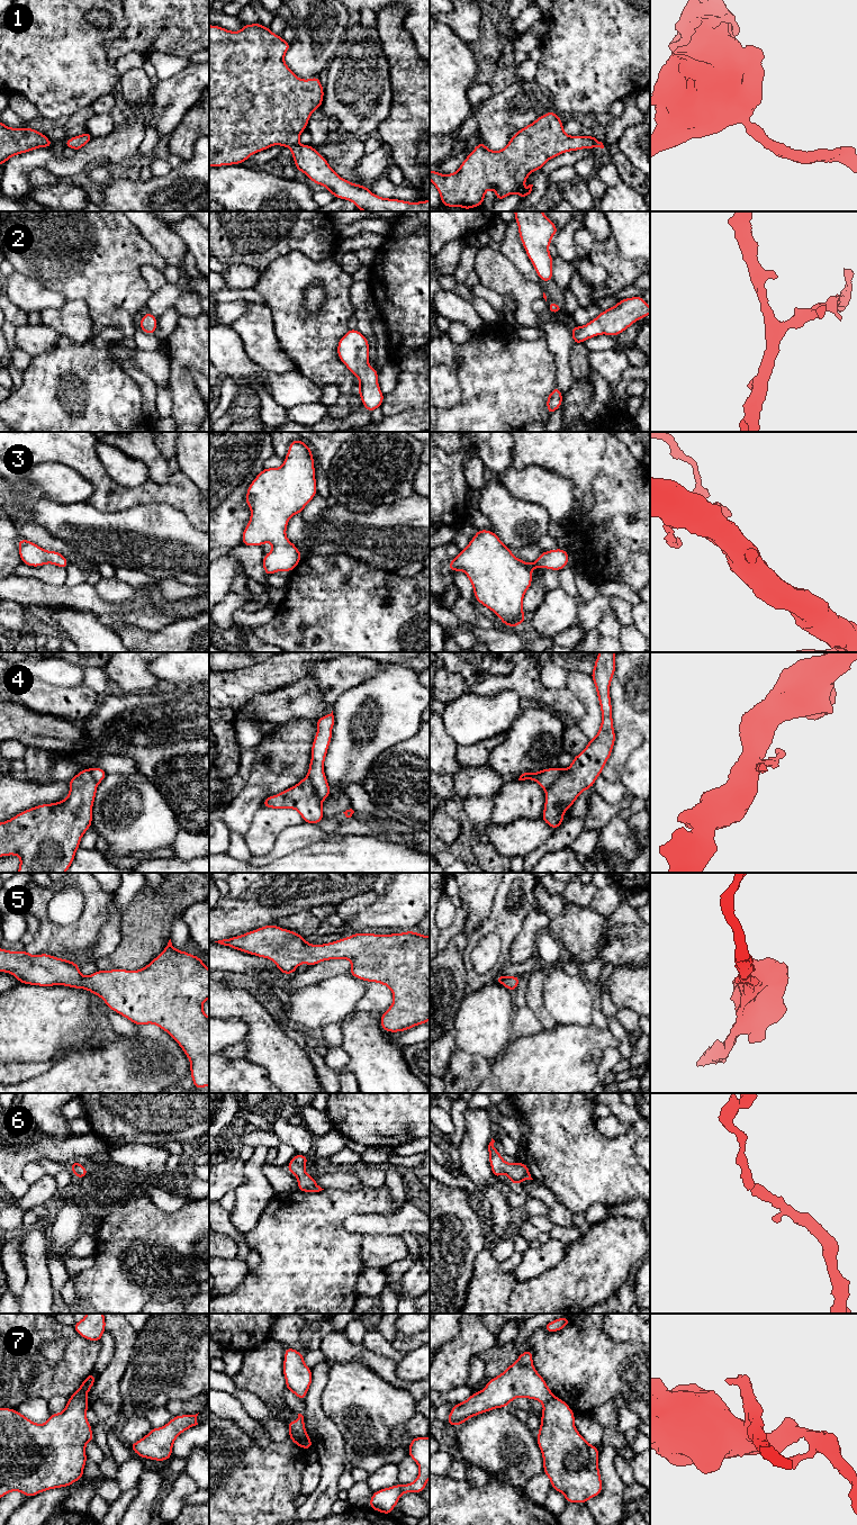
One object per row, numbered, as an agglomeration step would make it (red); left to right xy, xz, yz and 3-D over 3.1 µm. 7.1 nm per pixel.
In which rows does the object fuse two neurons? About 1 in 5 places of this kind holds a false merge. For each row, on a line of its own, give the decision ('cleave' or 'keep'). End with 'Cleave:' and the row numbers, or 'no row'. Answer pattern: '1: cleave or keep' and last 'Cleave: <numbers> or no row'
1: keep
2: keep
3: keep
4: cleave
5: keep
6: keep
7: cleave
Cleave: 4, 7

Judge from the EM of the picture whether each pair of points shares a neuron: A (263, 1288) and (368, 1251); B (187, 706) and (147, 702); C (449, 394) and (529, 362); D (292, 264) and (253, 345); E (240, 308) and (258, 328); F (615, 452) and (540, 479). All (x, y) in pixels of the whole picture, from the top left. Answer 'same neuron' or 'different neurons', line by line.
A: different neurons
B: same neuron
C: different neurons
D: different neurons
E: different neurons
F: different neurons

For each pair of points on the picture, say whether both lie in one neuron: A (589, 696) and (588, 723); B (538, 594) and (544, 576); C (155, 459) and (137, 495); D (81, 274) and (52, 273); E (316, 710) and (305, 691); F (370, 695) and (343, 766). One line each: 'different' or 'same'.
A: same
B: different
C: different
D: same
E: same
F: same

